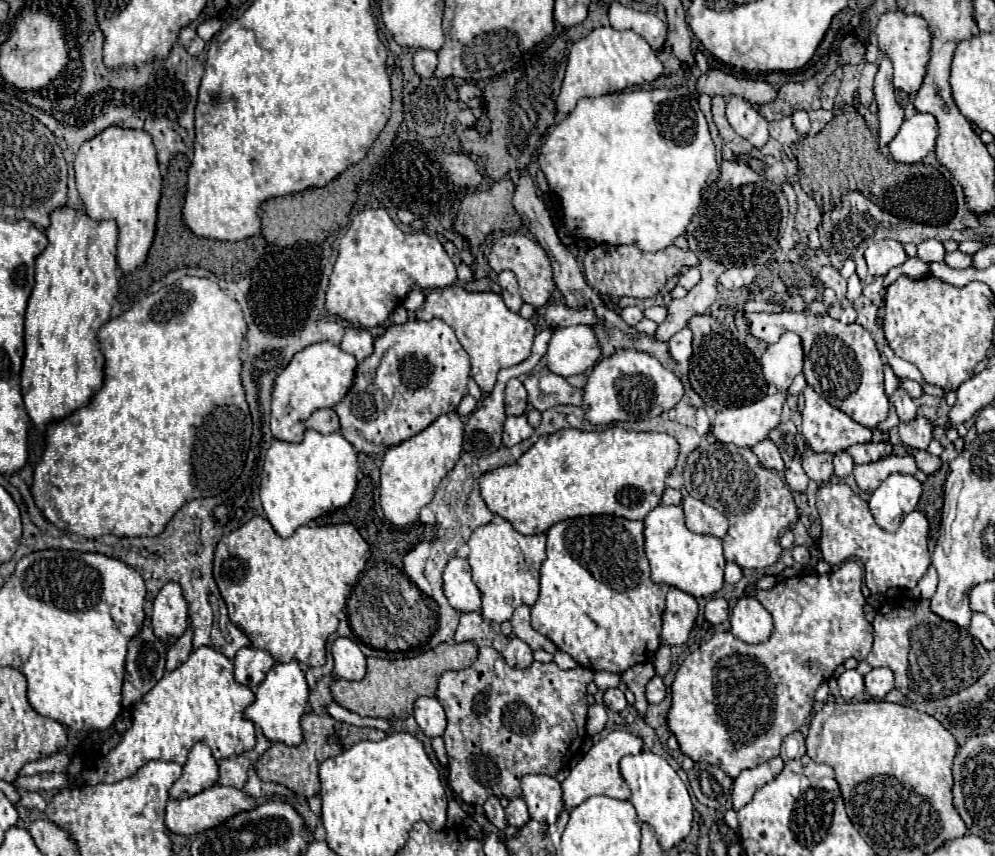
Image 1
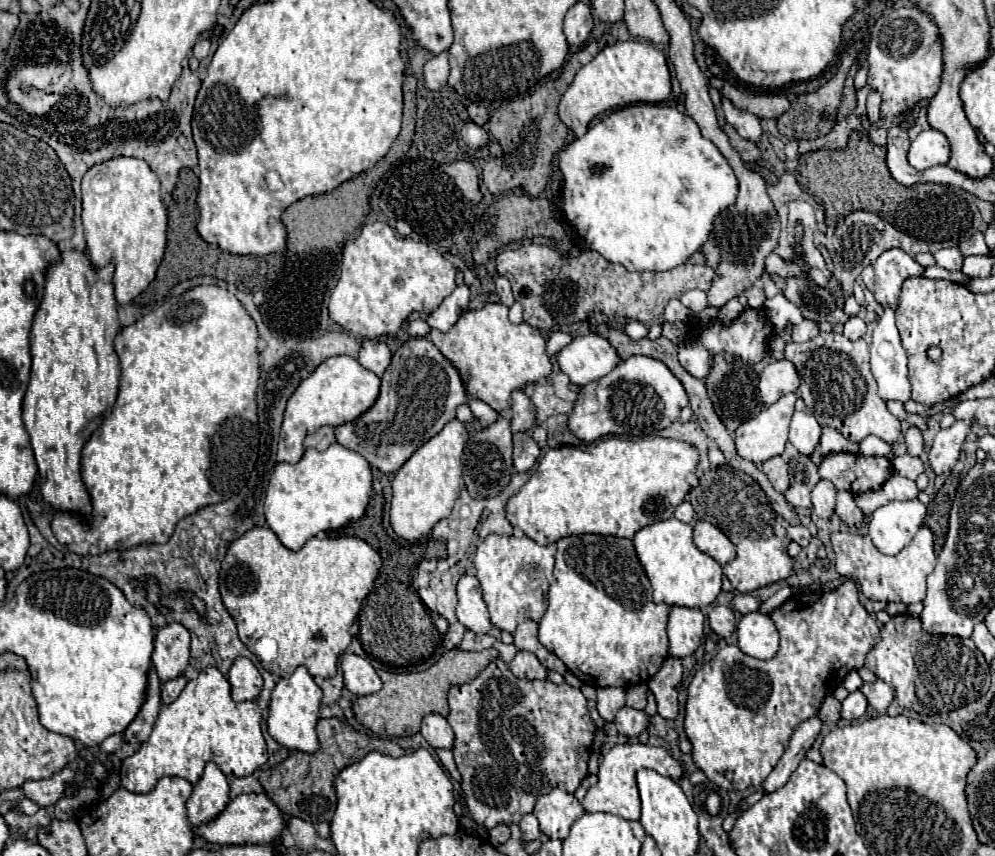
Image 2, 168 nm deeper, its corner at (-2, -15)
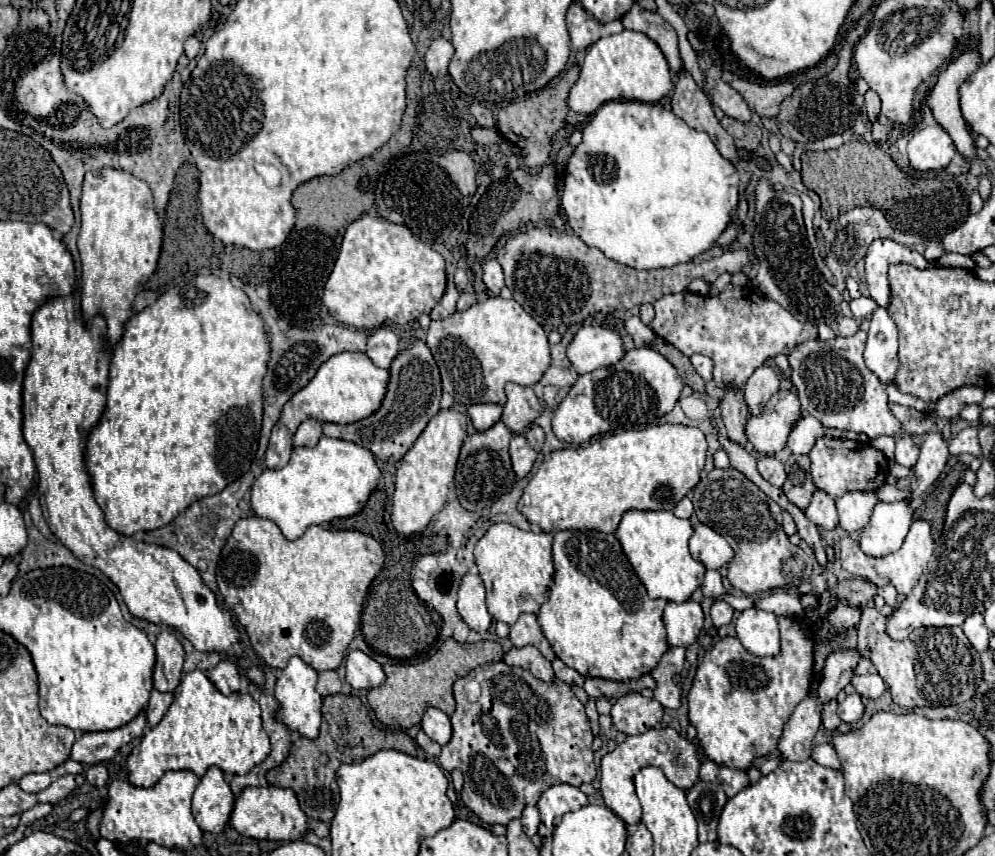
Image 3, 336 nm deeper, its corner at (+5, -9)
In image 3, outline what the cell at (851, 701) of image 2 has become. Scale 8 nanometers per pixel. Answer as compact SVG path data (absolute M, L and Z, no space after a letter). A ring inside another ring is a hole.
M859 693L847 695L845 701L839 703L839 707L837 707L837 715L839 715L841 721L845 721L845 723L855 723L855 721L859 721L859 719L863 717L863 711L865 711L865 707L863 707L863 701L861 701Z

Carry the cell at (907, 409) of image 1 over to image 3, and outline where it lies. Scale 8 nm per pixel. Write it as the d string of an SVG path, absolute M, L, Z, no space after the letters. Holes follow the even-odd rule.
M903 435L897 439L897 449L895 449L895 461L903 467L913 467L919 459L919 447L909 435Z

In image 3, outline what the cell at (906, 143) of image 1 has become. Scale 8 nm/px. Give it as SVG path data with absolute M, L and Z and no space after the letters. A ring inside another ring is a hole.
M939 125L925 127L919 133L915 133L907 147L911 167L917 171L943 169L951 163L955 153L957 149L949 133Z

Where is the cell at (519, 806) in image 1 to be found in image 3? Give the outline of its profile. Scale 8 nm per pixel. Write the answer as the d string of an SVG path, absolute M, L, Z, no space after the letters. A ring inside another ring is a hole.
M535 805L525 807L525 811L521 815L521 823L523 823L523 831L525 831L527 837L533 837L537 833L537 827L539 827L541 819L539 819L539 811L537 811Z

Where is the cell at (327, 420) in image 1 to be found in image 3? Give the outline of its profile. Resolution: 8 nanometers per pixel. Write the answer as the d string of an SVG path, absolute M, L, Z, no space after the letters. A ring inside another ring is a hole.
M309 419L309 421L303 421L297 429L297 433L293 435L293 447L299 447L299 445L305 445L305 447L315 447L317 441L321 439L323 431L321 431L321 423L315 421L315 419Z

